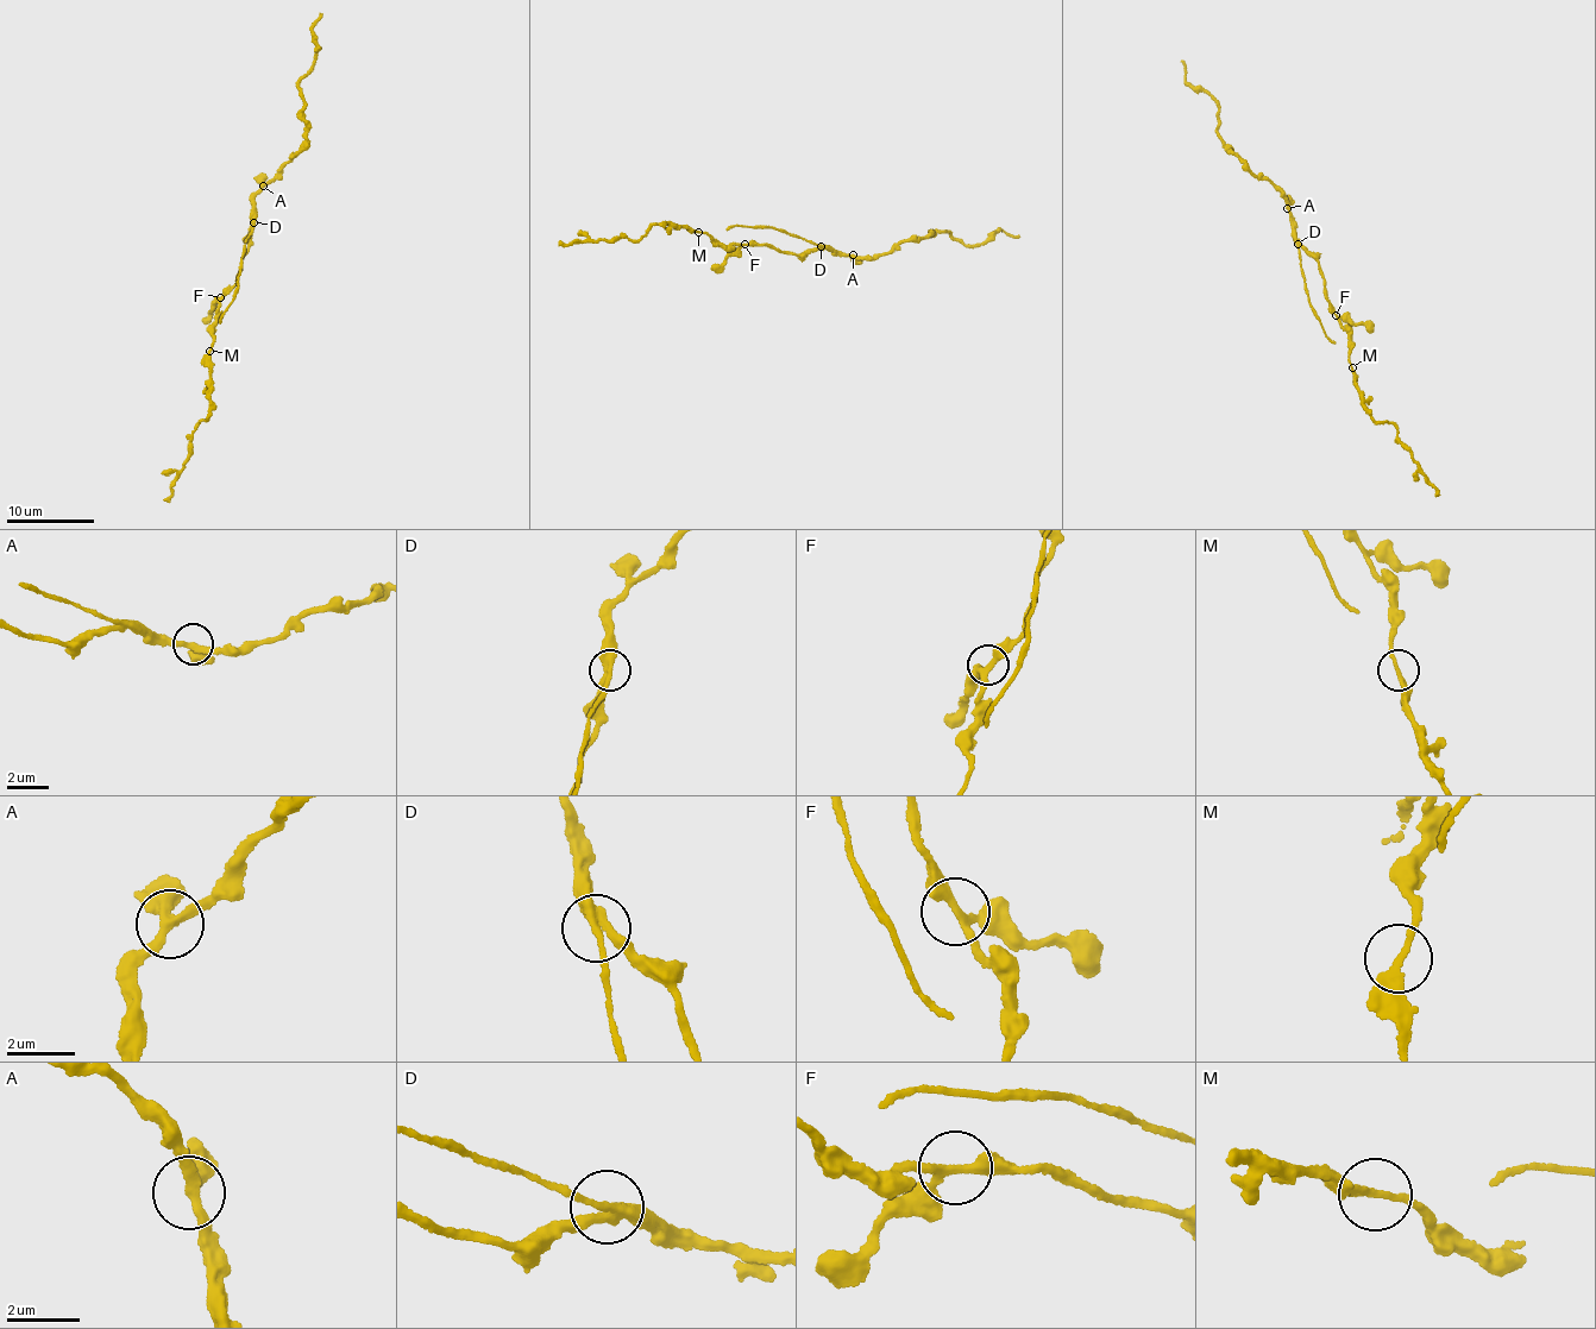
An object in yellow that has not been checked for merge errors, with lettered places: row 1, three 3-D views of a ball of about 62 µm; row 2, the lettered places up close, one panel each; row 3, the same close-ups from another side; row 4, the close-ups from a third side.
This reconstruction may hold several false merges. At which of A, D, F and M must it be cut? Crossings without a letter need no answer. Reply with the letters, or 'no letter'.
D

